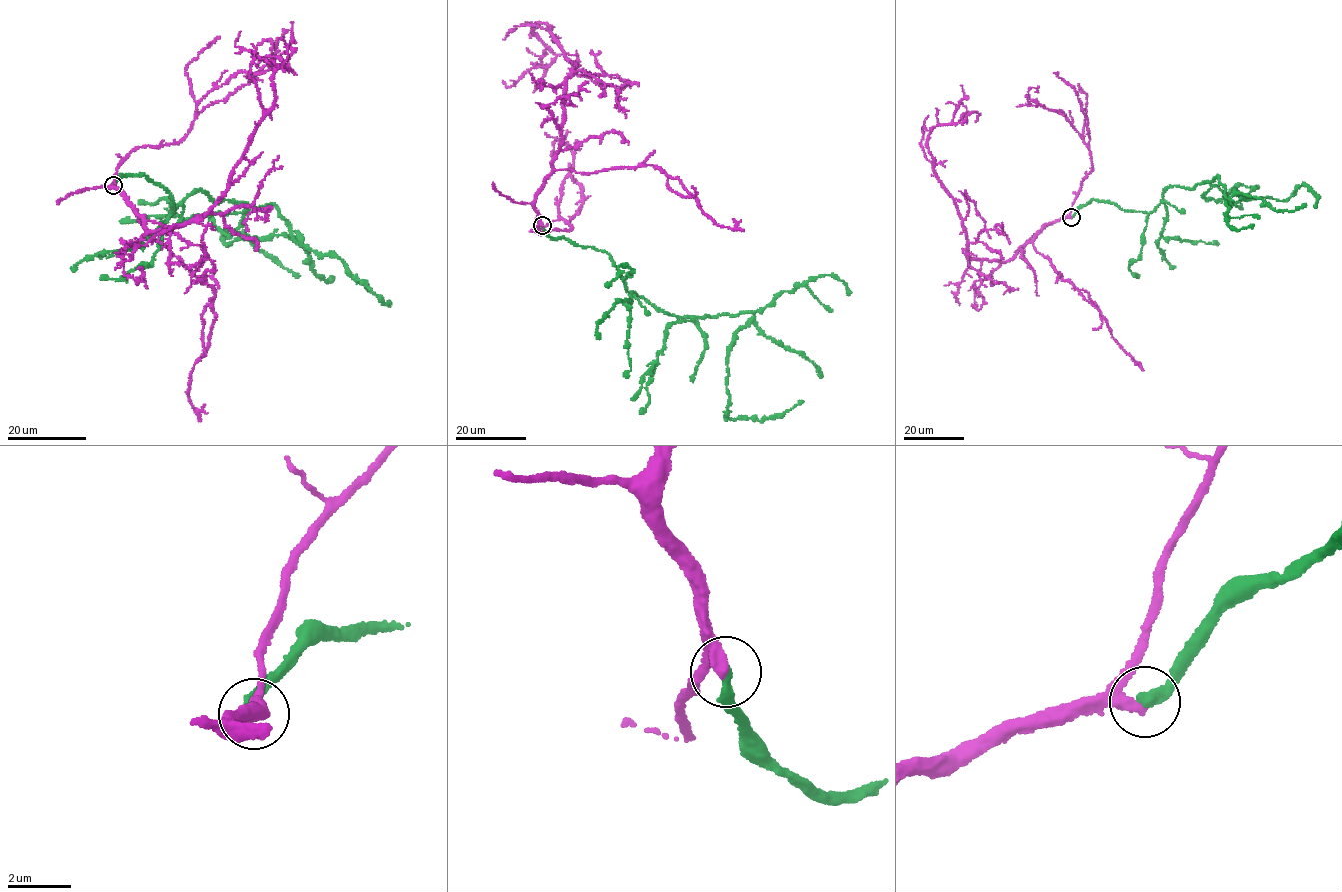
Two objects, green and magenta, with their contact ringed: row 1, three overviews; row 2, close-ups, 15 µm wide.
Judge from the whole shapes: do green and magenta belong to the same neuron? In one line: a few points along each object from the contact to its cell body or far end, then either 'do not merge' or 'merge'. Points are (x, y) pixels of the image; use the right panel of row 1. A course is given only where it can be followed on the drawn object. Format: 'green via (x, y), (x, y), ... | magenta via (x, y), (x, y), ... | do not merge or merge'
green via (1071, 217), (1093, 200), (1150, 212), (1169, 187), (1218, 176), (1227, 199), (1285, 201), (1307, 184), (1315, 205) | magenta via (1071, 217), (1048, 223), (1005, 262), (968, 257), (927, 137), (967, 120), (961, 101) | do not merge

